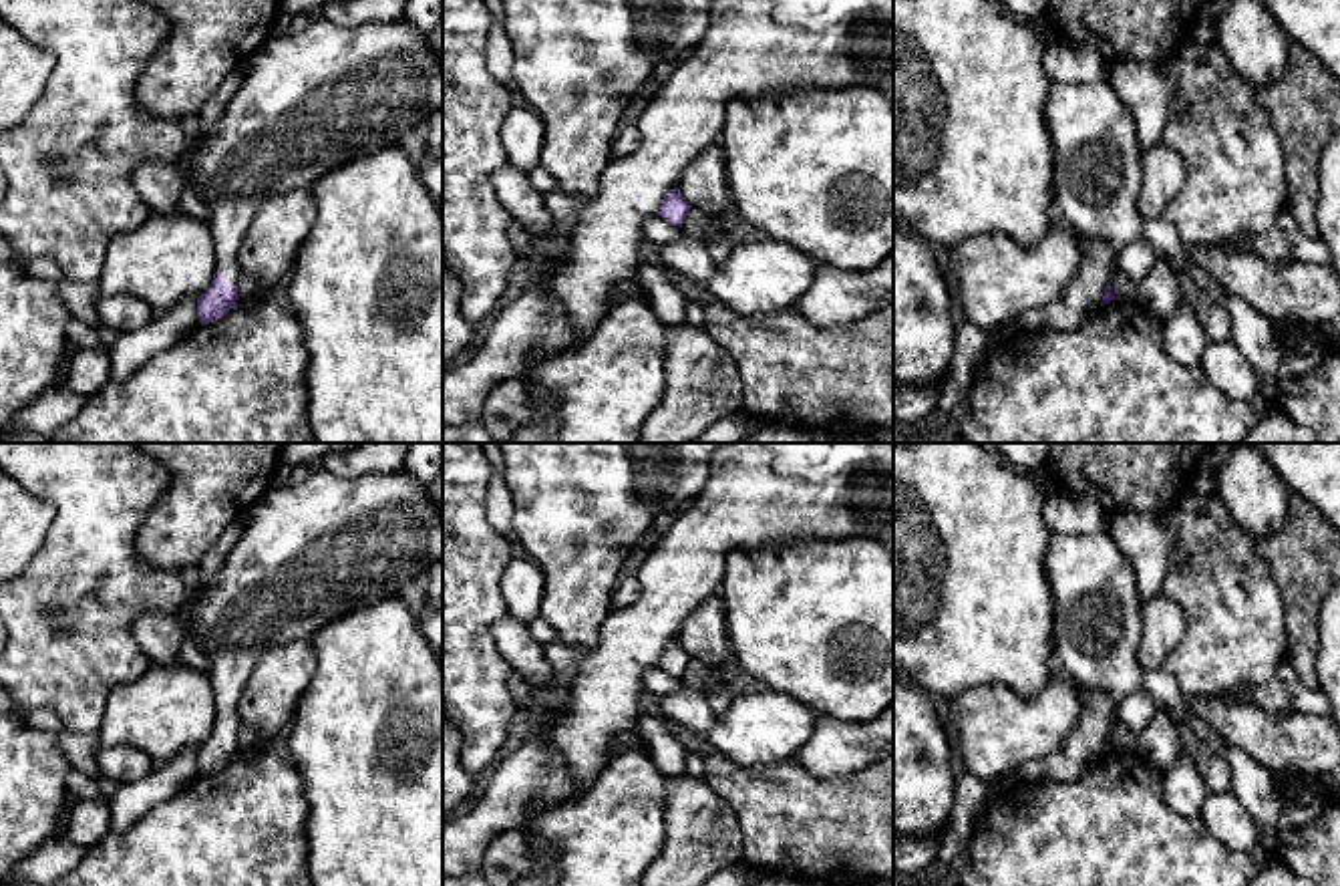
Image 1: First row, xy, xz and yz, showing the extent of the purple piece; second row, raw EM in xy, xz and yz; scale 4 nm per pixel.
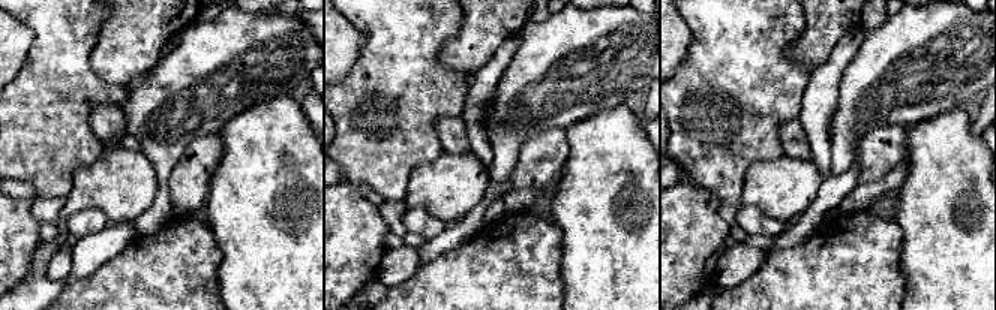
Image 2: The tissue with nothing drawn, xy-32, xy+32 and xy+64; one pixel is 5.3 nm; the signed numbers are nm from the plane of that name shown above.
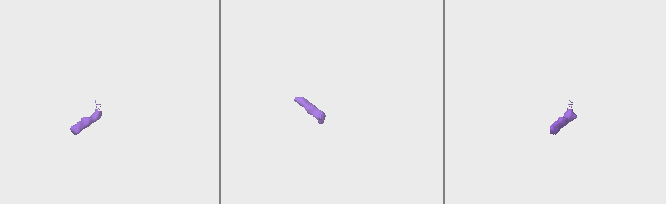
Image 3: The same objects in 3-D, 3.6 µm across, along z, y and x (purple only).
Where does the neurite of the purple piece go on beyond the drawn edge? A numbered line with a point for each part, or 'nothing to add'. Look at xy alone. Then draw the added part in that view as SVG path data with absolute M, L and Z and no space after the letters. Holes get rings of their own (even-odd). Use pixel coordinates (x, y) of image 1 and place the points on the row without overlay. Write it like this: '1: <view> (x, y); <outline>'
1: xy (310, 552); M318 465L302 483L270 487L247 509L247 518L247 526L223 566L209 582L187 586L187 596L177 612L183 636L193 636L205 652L217 707L215 723L223 725L229 737L237 735L241 727L237 701L258 660L270 648L310 638L338 616L398 596L400 588L425 576L433 562L443 562L443 513L435 507L427 483L408 471L340 479Z

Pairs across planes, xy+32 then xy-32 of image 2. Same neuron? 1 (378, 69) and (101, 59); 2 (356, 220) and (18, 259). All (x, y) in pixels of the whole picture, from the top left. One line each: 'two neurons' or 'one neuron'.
1: two neurons
2: one neuron

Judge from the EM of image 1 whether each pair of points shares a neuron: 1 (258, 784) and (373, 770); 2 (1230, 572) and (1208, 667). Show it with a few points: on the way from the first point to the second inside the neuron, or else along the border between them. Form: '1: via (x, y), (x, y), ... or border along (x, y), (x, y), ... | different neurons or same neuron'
1: border along (282, 750), (302, 782), (308, 806), (306, 824) | different neurons
2: via (1230, 597), (1230, 643) | same neuron

